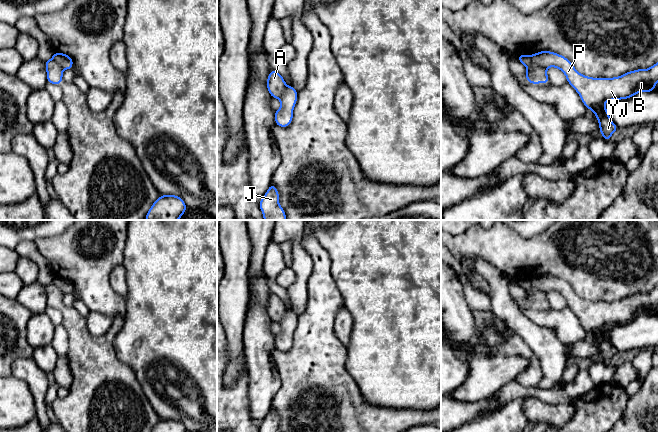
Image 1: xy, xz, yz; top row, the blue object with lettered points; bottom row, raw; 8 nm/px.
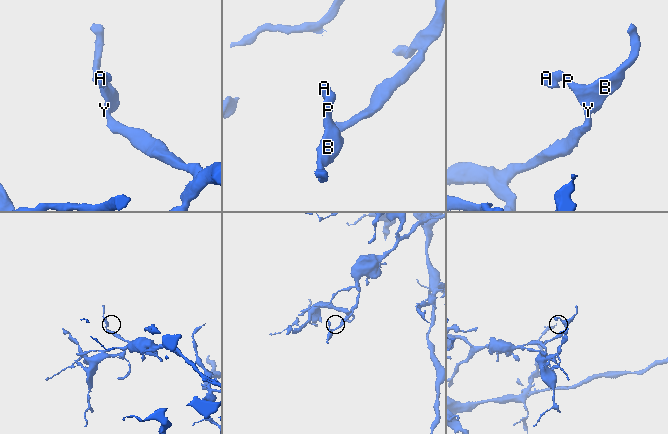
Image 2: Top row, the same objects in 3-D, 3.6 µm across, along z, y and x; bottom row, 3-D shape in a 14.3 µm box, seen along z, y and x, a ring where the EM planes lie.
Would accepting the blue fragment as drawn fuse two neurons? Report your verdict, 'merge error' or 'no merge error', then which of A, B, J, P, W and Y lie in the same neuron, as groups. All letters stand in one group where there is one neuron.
merge error; groups A / B J P W Y

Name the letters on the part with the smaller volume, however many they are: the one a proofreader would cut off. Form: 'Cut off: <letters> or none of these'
Cut off: A

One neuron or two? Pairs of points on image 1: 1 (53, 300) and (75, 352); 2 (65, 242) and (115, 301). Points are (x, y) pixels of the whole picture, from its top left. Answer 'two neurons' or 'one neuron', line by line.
1: one neuron
2: one neuron

